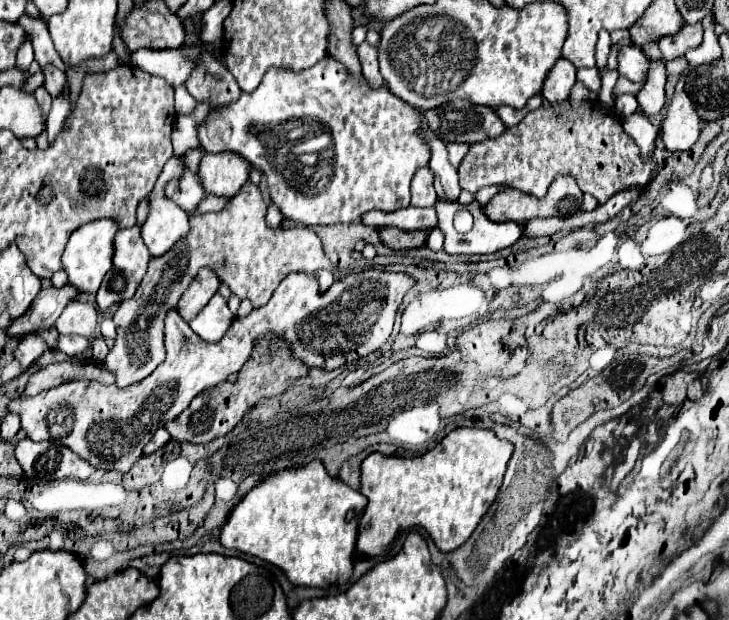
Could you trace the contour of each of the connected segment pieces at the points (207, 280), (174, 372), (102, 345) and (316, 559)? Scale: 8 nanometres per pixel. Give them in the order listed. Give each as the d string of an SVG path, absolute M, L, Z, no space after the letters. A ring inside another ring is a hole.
M200 270L198 276L192 280L188 290L184 290L180 302L178 302L178 314L188 322L192 320L216 294L220 286L220 278L214 274L214 270Z
M366 270L360 274L350 274L346 278L340 278L332 284L332 288L326 294L320 294L319 287L314 275L307 276L300 273L291 273L284 282L276 288L268 304L256 308L250 312L246 318L234 318L230 328L226 330L224 338L216 344L204 342L198 334L192 332L192 328L176 314L176 310L170 310L166 314L166 360L142 382L132 384L128 388L118 388L116 384L104 386L98 384L96 380L72 380L72 382L62 382L60 386L54 386L52 390L44 390L32 398L20 396L8 404L10 412L20 414L22 418L22 428L26 430L28 438L34 442L40 440L54 440L76 454L80 458L88 460L96 468L104 470L120 470L128 472L134 462L142 456L142 448L146 442L152 438L154 428L146 430L146 422L170 422L174 420L182 410L188 408L190 400L200 394L202 390L216 386L224 380L228 380L228 374L238 372L246 358L250 356L252 344L258 336L266 332L282 334L292 342L296 358L302 358L310 368L326 368L334 370L346 362L358 360L368 356L370 352L378 350L390 336L392 326L394 326L394 316L396 310L404 298L404 294L410 290L414 280L408 274L402 272L382 272L382 270ZM114 422L124 428L124 436L114 436Z
M96 336L96 338L92 340L92 352L94 352L94 360L98 360L98 362L102 362L102 360L106 358L108 346L106 346L106 342L104 342L104 336Z
M312 460L306 466L280 470L264 478L254 486L230 512L222 534L220 544L224 548L236 548L244 554L258 556L274 566L278 566L294 586L306 588L326 588L328 584L346 584L352 576L354 566L354 544L356 544L356 520L346 520L348 510L360 510L366 506L366 498L346 486L338 478L330 478L320 460Z

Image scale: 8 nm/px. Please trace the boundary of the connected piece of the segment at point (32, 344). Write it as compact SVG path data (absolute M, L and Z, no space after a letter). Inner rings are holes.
M32 332L32 334L24 334L24 338L20 338L20 344L18 344L14 356L26 370L34 360L38 360L42 356L42 352L46 348L48 348L46 340L38 332Z

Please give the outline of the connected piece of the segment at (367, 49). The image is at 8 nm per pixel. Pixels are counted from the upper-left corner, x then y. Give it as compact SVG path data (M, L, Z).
M362 42L358 46L358 58L360 58L360 64L362 64L362 74L366 76L368 84L372 88L376 86L382 86L384 84L384 78L378 70L378 56L376 56L376 48L370 46L368 42Z

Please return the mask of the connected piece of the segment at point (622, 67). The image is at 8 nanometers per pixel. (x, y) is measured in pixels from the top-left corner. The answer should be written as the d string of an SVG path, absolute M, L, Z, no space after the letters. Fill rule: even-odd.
M622 46L618 50L618 72L620 72L620 76L626 76L628 80L638 82L644 78L646 70L648 70L648 60L640 48Z

